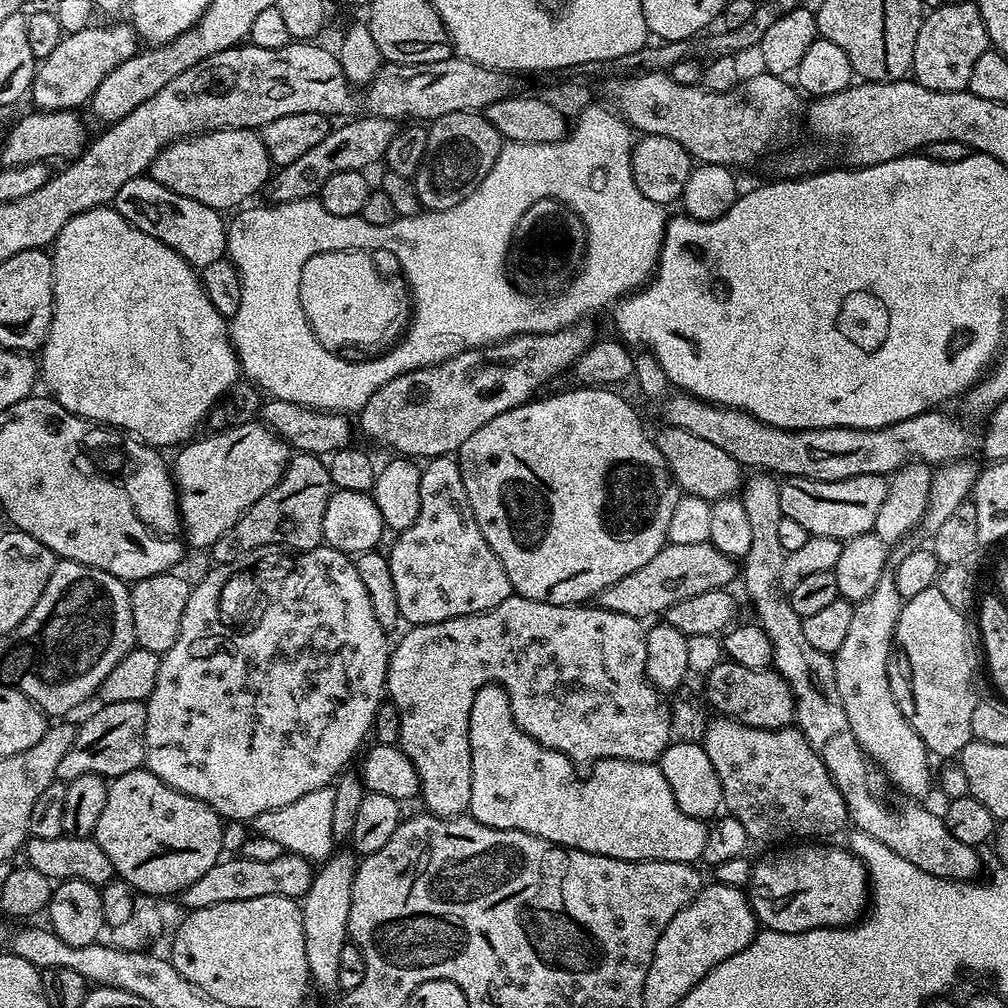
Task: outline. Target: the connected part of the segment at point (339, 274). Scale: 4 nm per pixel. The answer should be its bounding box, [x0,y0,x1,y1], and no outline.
[299,251,414,350]

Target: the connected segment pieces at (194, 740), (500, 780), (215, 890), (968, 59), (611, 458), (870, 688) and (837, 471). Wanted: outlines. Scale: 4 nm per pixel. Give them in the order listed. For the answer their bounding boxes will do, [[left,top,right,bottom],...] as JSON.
[[144,546,390,822],[468,684,709,864],[178,851,314,909],[911,2,989,92],[458,387,681,605],[834,574,934,798],[663,394,976,480]]

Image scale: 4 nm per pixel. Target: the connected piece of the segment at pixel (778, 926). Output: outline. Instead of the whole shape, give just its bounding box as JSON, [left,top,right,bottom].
[746,842,870,932]

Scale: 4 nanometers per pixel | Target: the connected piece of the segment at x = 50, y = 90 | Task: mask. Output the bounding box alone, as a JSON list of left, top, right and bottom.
[30,22,138,112]

